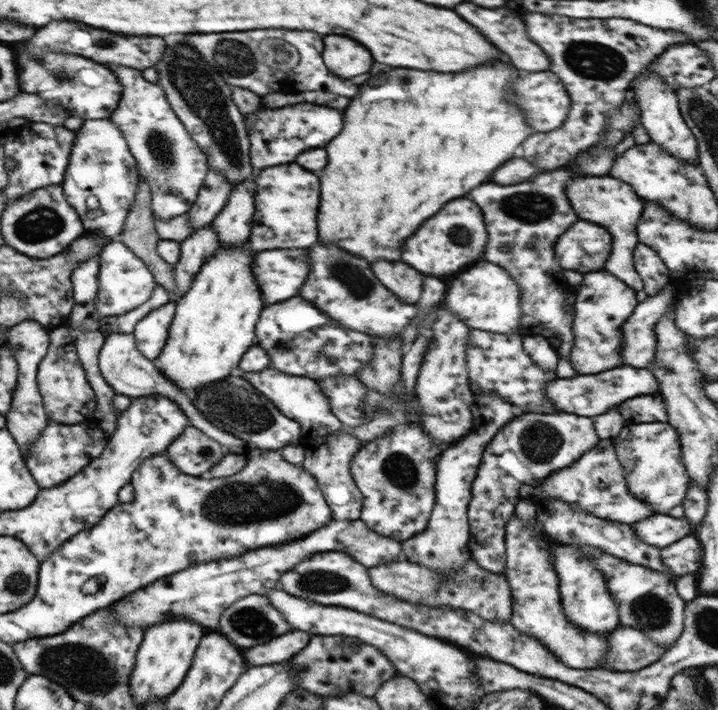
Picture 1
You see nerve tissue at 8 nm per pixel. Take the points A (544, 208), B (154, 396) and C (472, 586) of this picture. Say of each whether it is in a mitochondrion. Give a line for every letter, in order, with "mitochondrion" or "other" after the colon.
A: mitochondrion
B: other
C: mitochondrion

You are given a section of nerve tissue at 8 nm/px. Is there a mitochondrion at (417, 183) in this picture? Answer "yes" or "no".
no

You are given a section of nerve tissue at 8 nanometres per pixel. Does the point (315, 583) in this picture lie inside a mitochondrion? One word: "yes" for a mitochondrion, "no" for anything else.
yes

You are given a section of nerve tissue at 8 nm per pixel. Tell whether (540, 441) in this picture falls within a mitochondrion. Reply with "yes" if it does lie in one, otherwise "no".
yes

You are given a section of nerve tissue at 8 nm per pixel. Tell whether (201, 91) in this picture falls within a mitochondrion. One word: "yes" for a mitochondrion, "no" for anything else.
yes

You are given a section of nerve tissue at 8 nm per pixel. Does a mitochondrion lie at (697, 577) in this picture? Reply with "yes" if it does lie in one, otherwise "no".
no

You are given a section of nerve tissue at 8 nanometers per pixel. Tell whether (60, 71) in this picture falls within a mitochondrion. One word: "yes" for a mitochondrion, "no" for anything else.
yes

